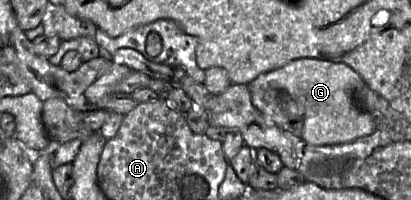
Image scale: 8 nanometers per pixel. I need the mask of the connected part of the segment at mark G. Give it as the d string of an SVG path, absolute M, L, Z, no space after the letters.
M304 57L260 74L247 86L249 91L275 88L295 99L305 111L301 139L311 145L323 146L349 143L377 130L373 117L354 100L355 93L364 85L362 77L344 63Z

